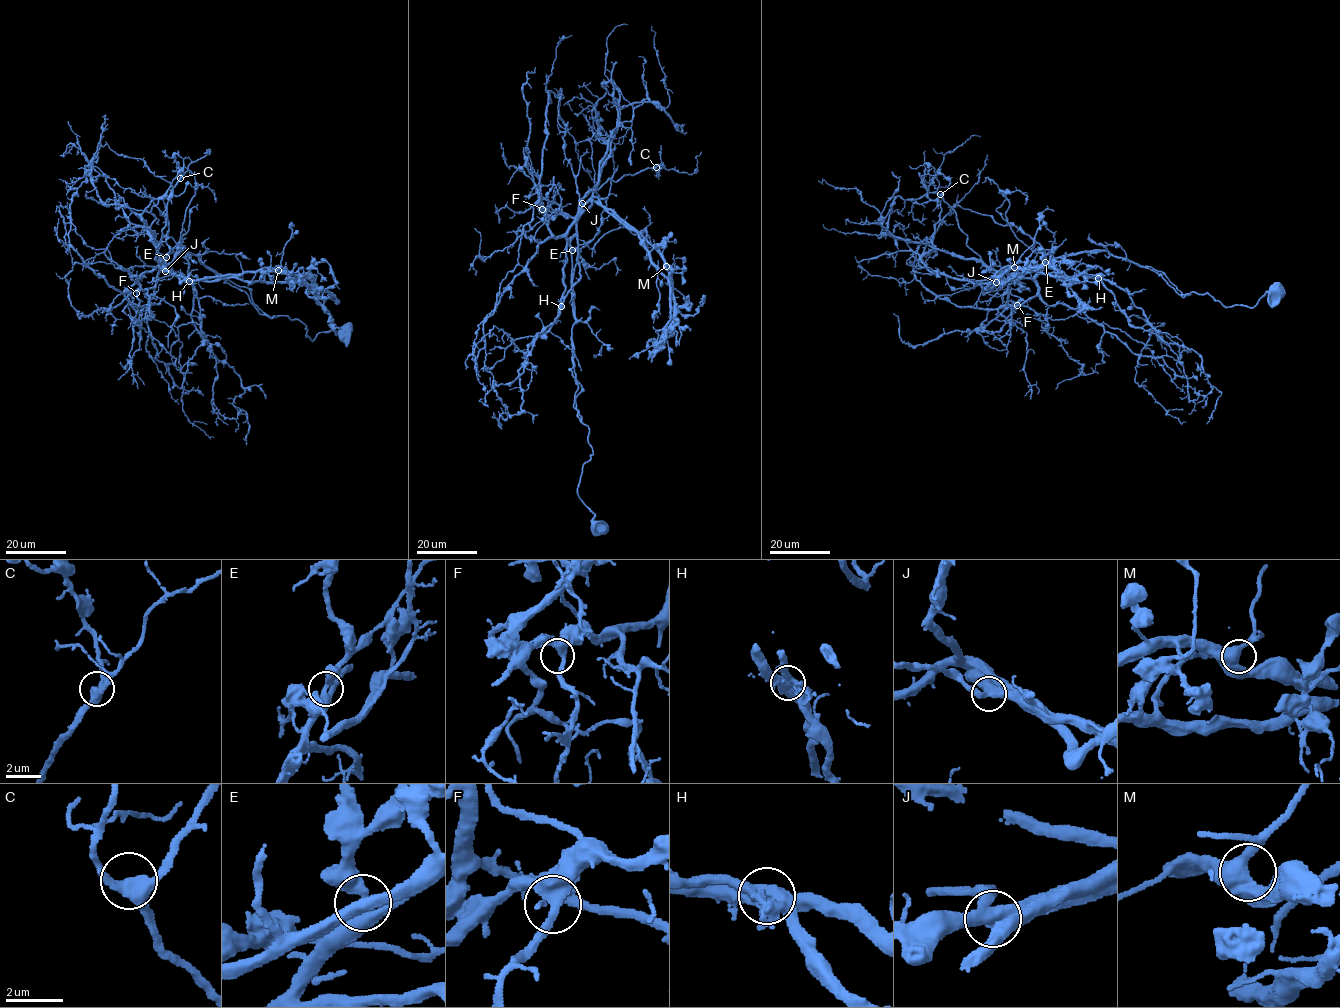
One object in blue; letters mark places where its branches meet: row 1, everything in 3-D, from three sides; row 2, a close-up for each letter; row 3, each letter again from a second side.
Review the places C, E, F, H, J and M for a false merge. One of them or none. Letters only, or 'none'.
H

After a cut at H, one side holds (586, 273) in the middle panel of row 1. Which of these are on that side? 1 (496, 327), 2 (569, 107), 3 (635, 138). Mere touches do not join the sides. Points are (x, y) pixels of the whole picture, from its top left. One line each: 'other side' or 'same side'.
1: other side
2: other side
3: other side

